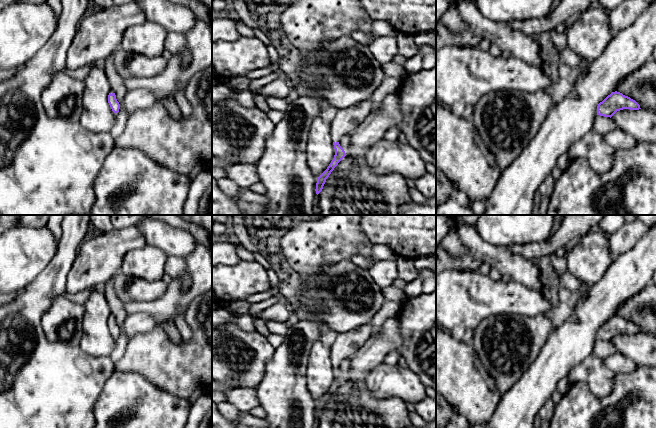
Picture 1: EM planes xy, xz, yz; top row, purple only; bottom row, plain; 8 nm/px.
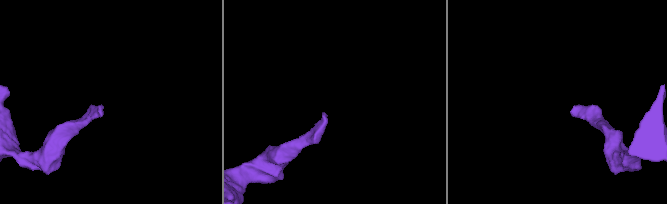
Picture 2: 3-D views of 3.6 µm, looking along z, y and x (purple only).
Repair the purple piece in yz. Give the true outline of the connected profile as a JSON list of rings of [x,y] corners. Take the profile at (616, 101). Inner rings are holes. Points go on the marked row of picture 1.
[[[612,92],[597,106],[597,115],[612,117],[617,111],[623,109],[639,110],[640,105],[620,92]]]

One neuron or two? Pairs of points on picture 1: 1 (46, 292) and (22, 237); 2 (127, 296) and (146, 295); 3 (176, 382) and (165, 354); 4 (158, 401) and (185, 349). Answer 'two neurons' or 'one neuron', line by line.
1: two neurons
2: one neuron
3: one neuron
4: two neurons

